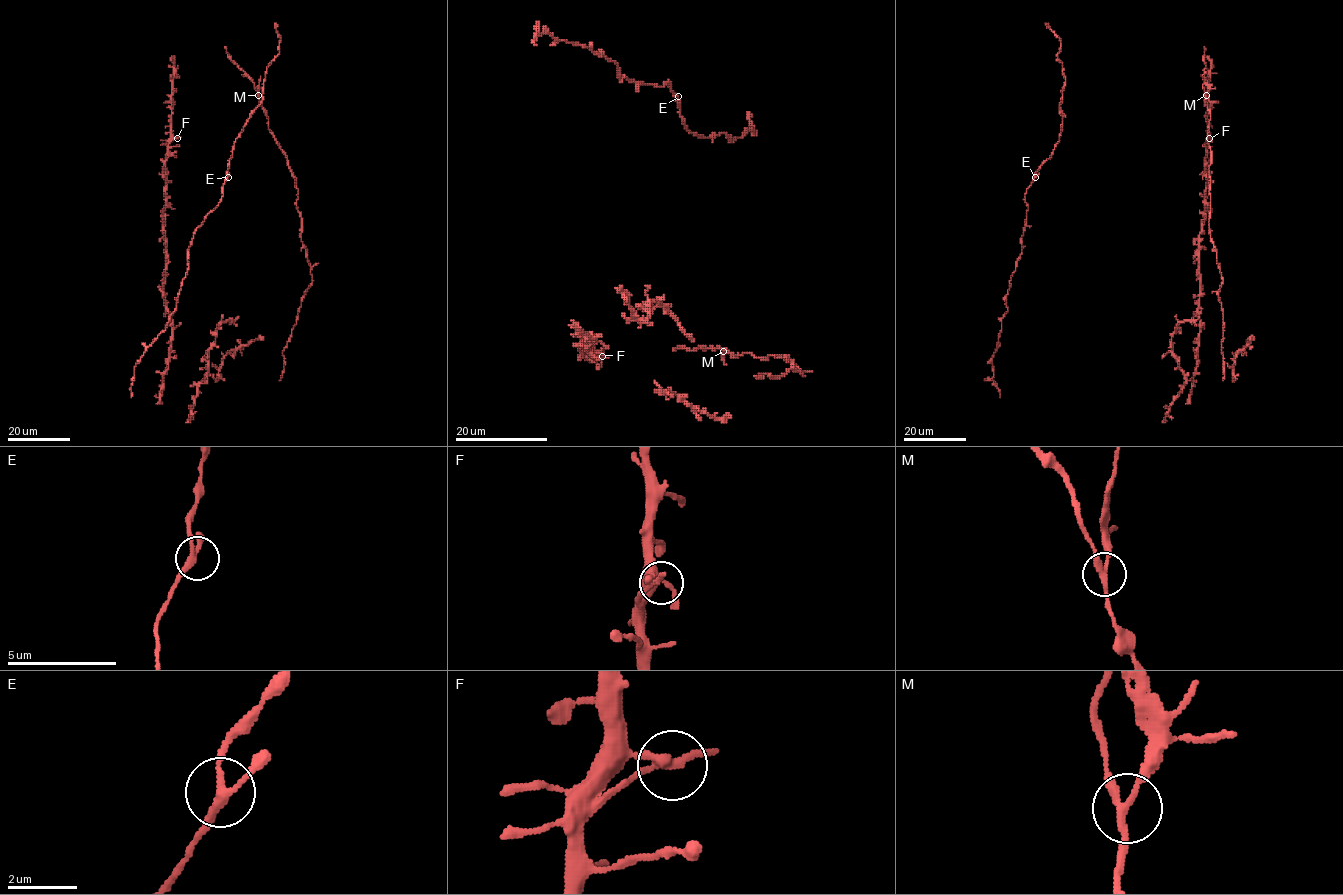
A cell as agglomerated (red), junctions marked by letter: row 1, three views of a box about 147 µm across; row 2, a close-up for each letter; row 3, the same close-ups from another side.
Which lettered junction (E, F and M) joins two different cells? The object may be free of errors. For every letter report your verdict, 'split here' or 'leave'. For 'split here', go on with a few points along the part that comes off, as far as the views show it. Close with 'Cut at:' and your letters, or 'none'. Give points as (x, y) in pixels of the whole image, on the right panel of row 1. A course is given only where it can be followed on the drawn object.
E: leave
F: leave
M: split here | (1206, 94), (1208, 83), (1204, 76)
Cut at: M

